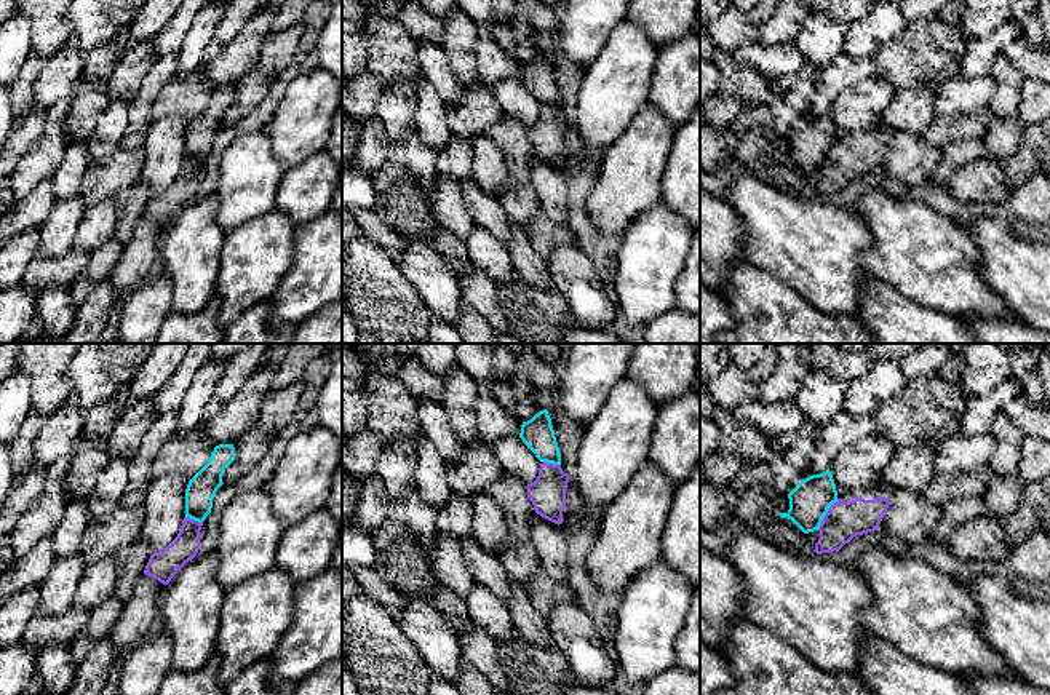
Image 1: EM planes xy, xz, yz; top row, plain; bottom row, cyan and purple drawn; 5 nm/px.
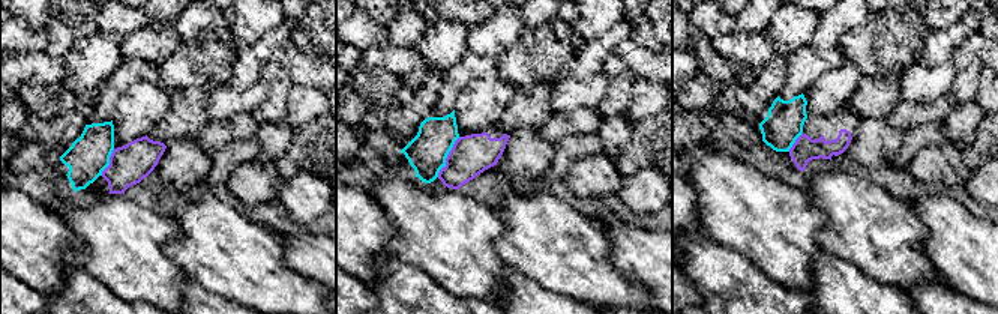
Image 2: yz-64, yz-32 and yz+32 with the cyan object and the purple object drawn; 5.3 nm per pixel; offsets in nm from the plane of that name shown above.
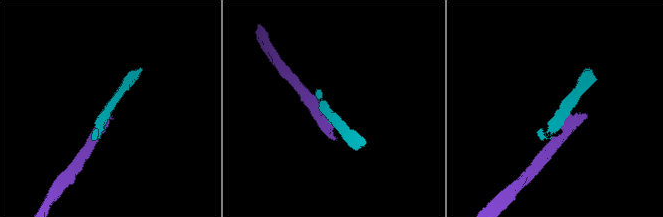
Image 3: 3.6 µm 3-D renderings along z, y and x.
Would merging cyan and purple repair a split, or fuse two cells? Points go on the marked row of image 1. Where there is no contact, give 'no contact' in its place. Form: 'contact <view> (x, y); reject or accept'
contact yz (825, 513); reject

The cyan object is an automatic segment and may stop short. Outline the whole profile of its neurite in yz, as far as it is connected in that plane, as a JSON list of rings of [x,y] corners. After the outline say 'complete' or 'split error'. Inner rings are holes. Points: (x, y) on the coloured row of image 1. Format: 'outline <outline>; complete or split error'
outline [[[829,468],[802,479],[789,494],[789,510],[778,513],[804,534],[818,530],[825,514],[837,502],[837,490]]]; complete

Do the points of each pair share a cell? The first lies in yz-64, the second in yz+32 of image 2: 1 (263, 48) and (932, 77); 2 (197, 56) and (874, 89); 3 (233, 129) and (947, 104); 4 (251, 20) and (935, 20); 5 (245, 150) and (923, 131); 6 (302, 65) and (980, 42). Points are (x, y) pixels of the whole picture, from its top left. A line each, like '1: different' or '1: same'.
1: different
2: different
3: same
4: same
5: same
6: same

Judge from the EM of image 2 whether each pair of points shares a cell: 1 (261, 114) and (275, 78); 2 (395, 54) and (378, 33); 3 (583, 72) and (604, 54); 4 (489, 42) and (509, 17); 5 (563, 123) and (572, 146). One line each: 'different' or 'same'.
1: same
2: different
3: same
4: same
5: different

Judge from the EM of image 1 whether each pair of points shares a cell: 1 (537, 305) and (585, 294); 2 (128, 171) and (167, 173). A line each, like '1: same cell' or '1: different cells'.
1: different cells
2: different cells

